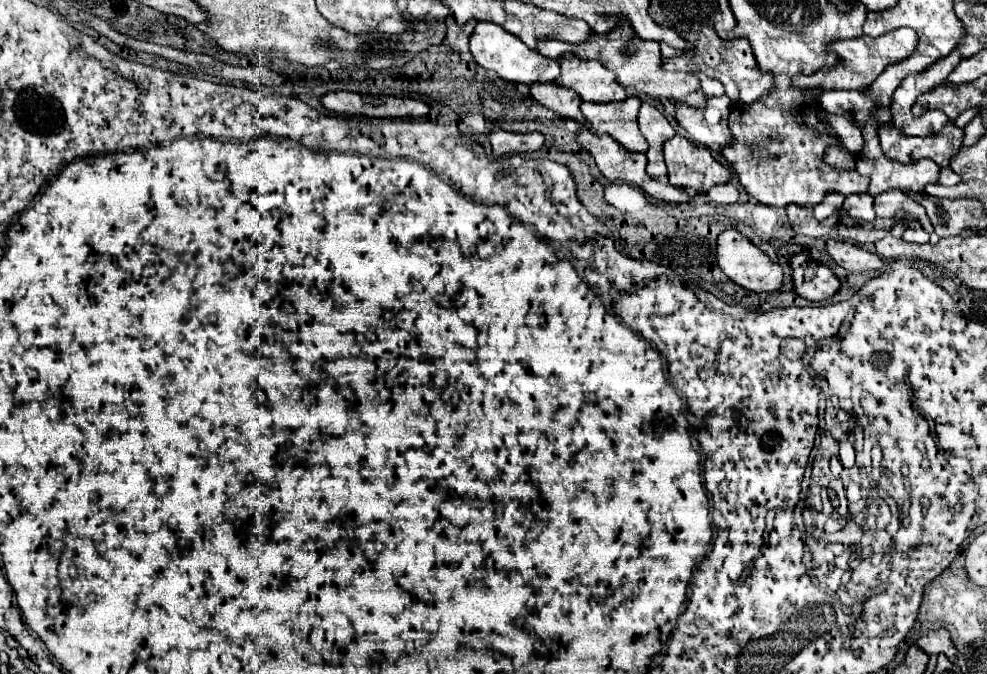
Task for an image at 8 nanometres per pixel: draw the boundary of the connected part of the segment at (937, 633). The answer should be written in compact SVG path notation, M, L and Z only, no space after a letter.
M940 628L940 630L932 630L926 636L922 636L918 642L918 648L924 650L926 654L946 654L954 644L950 640L948 630Z

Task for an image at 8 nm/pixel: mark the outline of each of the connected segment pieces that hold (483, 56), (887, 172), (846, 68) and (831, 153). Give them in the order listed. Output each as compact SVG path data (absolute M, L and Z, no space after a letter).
M478 22L470 36L470 52L478 66L496 72L502 80L510 84L548 84L554 82L560 74L560 66L556 60L540 56L538 52L530 50L522 40L518 40L514 34L506 32L502 26L492 22Z
M874 118L868 120L866 128L862 130L862 136L866 140L866 146L864 150L856 156L856 170L860 174L866 174L870 176L870 188L868 192L872 196L876 194L882 194L890 188L906 188L906 190L912 190L912 192L924 192L924 184L930 184L930 182L938 182L938 166L932 162L932 160L918 160L916 164L900 164L900 162L894 162L894 160L888 160L884 154L882 154L882 148L880 148L880 142L878 142L878 136L876 136L876 122Z
M898 28L878 38L862 36L856 40L836 40L828 44L828 50L834 50L842 62L832 68L822 68L812 76L796 76L794 84L800 88L822 88L822 90L862 90L868 84L872 84L888 64L898 64L900 60L912 56L912 52L916 52L916 44L918 36L916 32L912 32L912 28Z
M828 148L824 160L834 168L854 168L854 156L846 148Z

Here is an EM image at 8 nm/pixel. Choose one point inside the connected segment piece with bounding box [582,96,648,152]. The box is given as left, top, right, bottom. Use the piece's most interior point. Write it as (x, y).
(618, 119)

